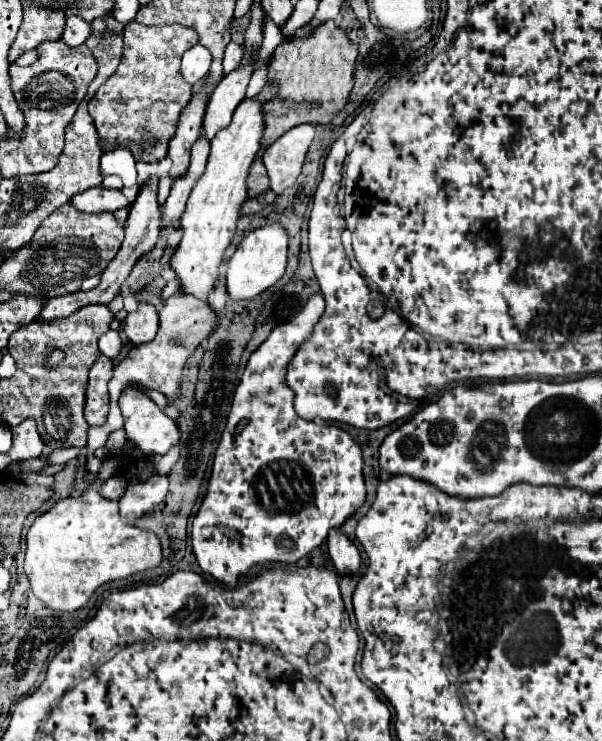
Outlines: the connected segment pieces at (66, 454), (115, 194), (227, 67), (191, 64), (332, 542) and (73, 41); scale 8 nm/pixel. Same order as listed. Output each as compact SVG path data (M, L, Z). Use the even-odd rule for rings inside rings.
M68 448L68 450L56 450L50 454L50 462L52 464L62 464L62 462L68 462L68 460L74 460L80 456L82 450L78 448Z
M94 186L78 196L72 196L70 202L82 212L114 212L126 208L126 196L122 190L110 190L104 186Z
M230 42L226 46L226 52L224 52L224 60L222 60L222 66L224 66L224 74L230 74L238 62L242 58L242 46L238 46L236 42Z
M196 44L194 48L190 48L182 56L182 76L184 76L184 80L190 82L190 84L196 84L204 76L208 76L210 60L212 60L212 56L202 44Z
M332 530L328 534L328 552L330 552L330 558L332 558L332 562L340 574L356 572L360 568L358 548L340 530Z
M70 16L70 20L66 20L66 30L62 34L62 40L74 48L74 46L84 44L90 34L92 34L90 22L82 20L80 16Z

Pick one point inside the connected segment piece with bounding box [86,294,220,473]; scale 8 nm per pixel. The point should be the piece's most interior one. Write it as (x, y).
(185, 321)

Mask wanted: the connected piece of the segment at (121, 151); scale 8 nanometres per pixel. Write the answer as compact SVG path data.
M126 146L106 150L102 154L100 168L102 168L102 176L118 174L126 188L136 186L136 160L134 160L132 152Z

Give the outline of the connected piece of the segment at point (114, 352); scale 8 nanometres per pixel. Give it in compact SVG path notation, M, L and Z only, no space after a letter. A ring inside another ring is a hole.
M110 330L106 332L102 338L100 338L100 352L110 358L110 360L116 360L118 354L120 354L120 348L122 348L122 342L120 342L120 336L116 330Z

